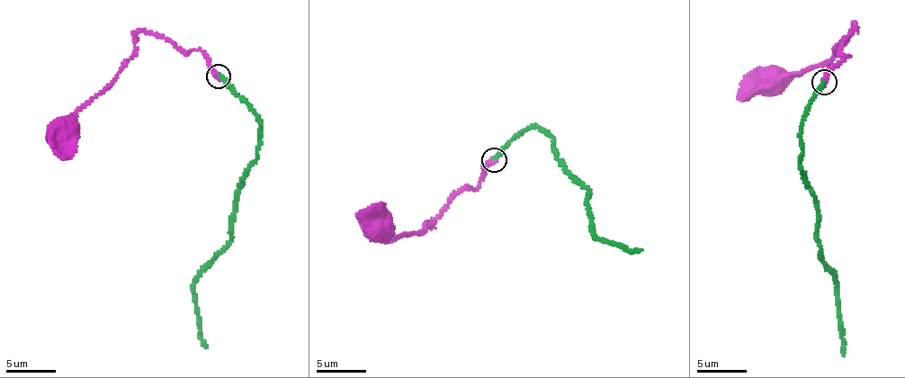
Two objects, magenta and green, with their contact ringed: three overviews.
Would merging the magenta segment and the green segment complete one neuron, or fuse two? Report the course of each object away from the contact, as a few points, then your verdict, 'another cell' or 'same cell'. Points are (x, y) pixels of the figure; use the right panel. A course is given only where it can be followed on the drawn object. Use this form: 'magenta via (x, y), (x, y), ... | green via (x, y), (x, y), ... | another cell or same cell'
magenta via (825, 82), (828, 72), (846, 58), (841, 52), (855, 25), (828, 61), (773, 75), (767, 80) | green via (825, 82), (810, 100), (803, 122), (801, 174), (817, 211), (821, 261), (837, 285), (844, 355) | another cell

